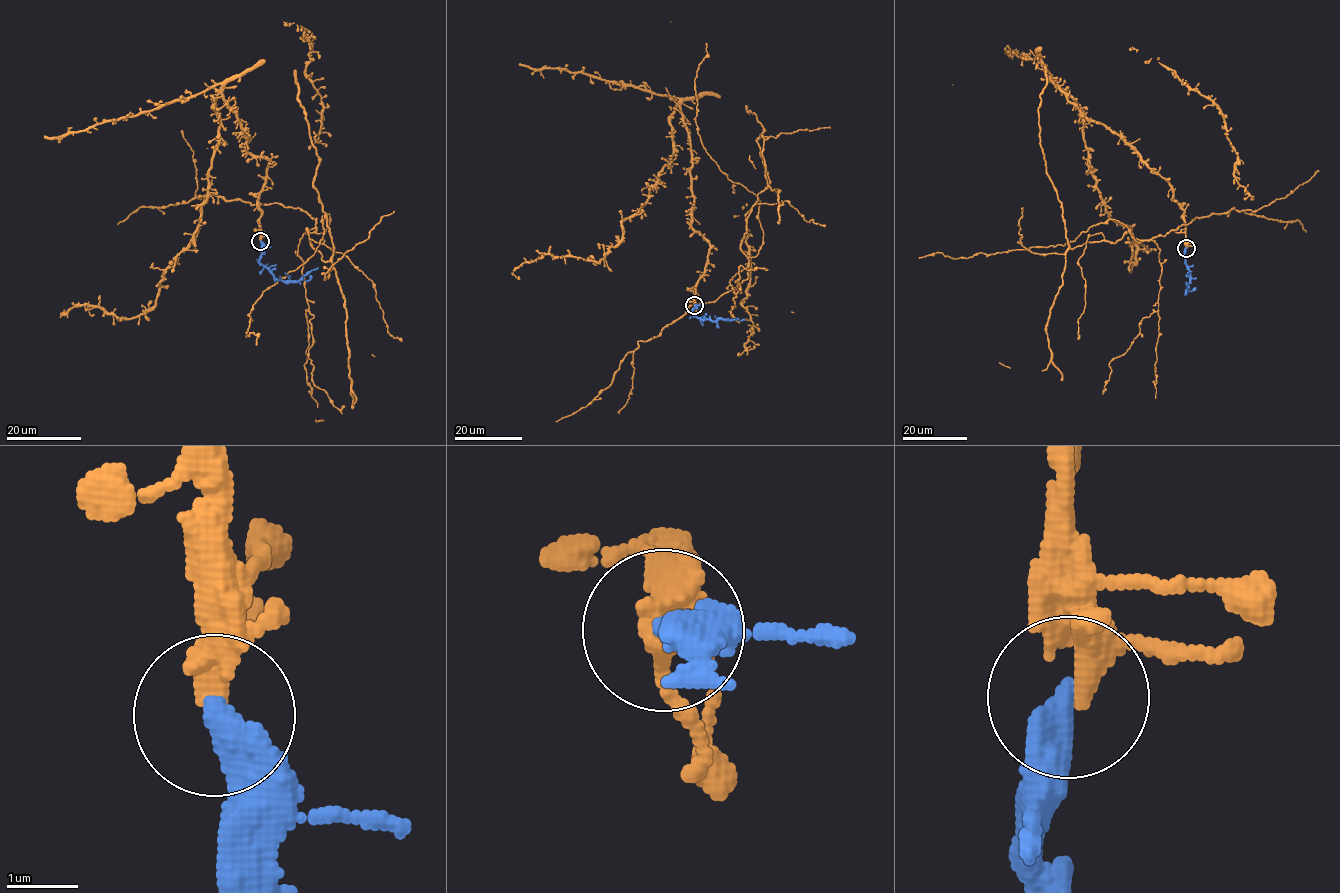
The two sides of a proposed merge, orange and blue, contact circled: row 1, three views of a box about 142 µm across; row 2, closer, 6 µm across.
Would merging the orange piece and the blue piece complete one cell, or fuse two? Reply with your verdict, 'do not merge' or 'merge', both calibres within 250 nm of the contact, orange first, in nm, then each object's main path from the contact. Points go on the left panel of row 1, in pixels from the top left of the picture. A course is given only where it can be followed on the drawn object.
merge | 300/440 nm | orange via (260, 241), (269, 160), (247, 151), (220, 92), (208, 198), (156, 303), (129, 318), (69, 310) | blue via (260, 241), (259, 262), (278, 279), (299, 281), (318, 267)

